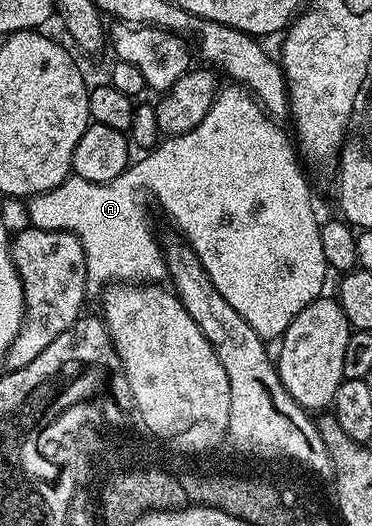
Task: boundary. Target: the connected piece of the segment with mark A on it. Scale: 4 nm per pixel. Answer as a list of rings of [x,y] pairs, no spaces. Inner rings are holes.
[[[240,85],[225,86],[222,86],[217,91],[216,98],[210,108],[207,109],[207,113],[199,125],[195,125],[193,129],[182,135],[170,135],[162,138],[156,147],[152,148],[148,153],[142,154],[145,156],[138,163],[137,160],[130,162],[129,166],[125,168],[125,172],[119,177],[115,177],[106,183],[92,183],[83,177],[73,175],[64,179],[55,189],[45,191],[41,195],[32,196],[27,203],[30,221],[32,226],[44,231],[71,231],[79,237],[79,241],[83,245],[85,260],[87,261],[87,277],[85,281],[90,296],[100,296],[104,288],[115,283],[160,284],[167,275],[165,253],[159,239],[157,243],[152,229],[149,228],[149,219],[145,216],[145,199],[141,196],[142,187],[143,190],[150,191],[157,198],[158,205],[173,218],[174,225],[182,231],[178,232],[193,246],[199,261],[203,265],[203,269],[207,269],[207,277],[211,277],[215,289],[219,289],[219,293],[223,293],[223,297],[227,297],[227,305],[231,305],[231,309],[235,309],[235,313],[239,313],[239,317],[243,317],[243,321],[247,321],[247,325],[251,325],[251,329],[255,329],[255,333],[259,333],[262,339],[277,341],[285,334],[285,330],[289,328],[293,318],[307,305],[311,305],[313,299],[318,298],[324,292],[321,290],[325,287],[327,266],[320,240],[322,224],[319,220],[317,221],[317,215],[313,212],[313,199],[309,196],[309,183],[305,180],[305,175],[301,172],[300,165],[297,164],[298,152],[295,150],[294,140],[290,136],[290,140],[285,136],[284,129],[277,124],[280,122],[274,116],[267,115],[264,107],[244,87]]]

